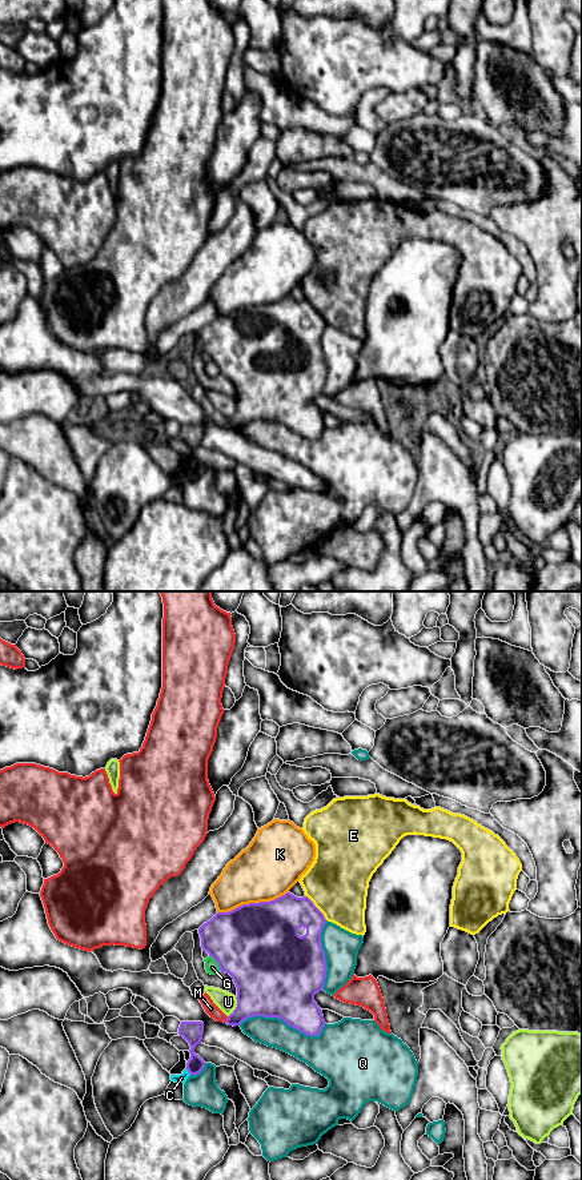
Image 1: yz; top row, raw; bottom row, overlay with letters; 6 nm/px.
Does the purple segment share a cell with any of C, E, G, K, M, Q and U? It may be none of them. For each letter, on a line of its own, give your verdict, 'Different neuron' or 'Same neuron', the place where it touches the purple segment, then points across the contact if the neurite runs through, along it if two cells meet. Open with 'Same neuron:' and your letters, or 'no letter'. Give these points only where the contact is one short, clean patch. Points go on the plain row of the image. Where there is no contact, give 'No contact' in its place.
Same neuron: no letter
C: Different neuron. Touches purple at yz (188, 474). Boundary: yz (185, 472), (191, 477)
E: Different neuron. Touches purple at yz (316, 310)
G: Different neuron. Touches purple at yz (217, 365)
K: Different neuron. Touches purple at yz (252, 306)
M: Different neuron. Touches purple at yz (227, 422)
Q: Different neuron. Touches purple at yz (284, 424)
U: Different neuron. Touches purple at yz (236, 410)

